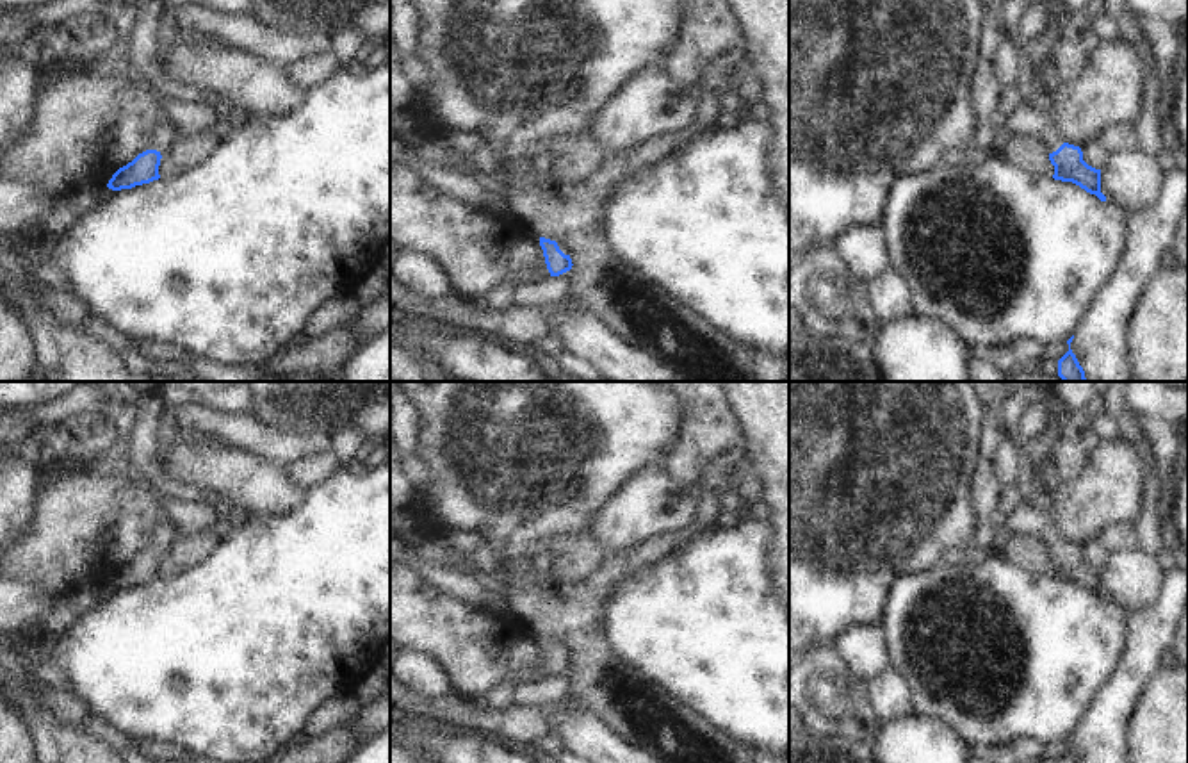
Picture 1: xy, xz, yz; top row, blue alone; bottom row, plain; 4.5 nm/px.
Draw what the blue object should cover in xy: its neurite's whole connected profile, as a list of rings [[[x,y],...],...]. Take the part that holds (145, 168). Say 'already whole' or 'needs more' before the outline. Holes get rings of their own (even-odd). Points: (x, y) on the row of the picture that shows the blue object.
needs more; [[[164,116],[157,125],[148,148],[132,162],[119,168],[107,187],[112,191],[132,189],[135,185],[159,180],[160,159],[180,141],[176,127]]]

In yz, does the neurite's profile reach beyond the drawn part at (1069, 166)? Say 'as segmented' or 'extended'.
extended

